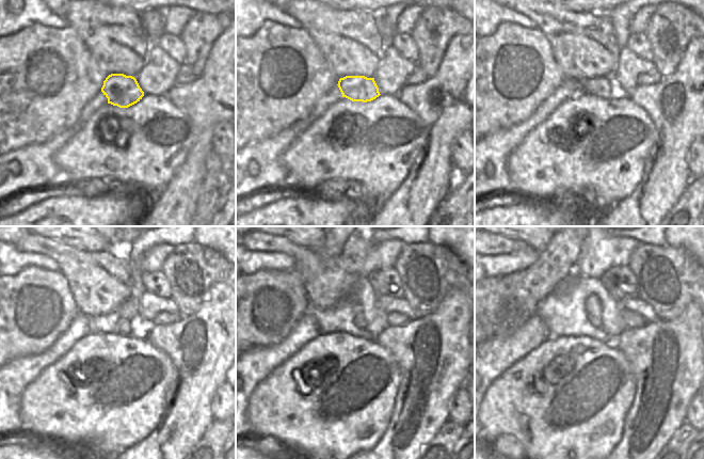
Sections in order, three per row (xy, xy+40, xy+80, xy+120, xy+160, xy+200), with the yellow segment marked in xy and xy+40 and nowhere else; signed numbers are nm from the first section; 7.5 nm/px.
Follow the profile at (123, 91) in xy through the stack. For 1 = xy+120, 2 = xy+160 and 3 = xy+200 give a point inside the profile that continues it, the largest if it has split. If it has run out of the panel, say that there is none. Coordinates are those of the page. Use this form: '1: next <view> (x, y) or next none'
1: next xy+120 (123, 326)
2: next xy+160 (358, 318)
3: next xy+200 (593, 310)

